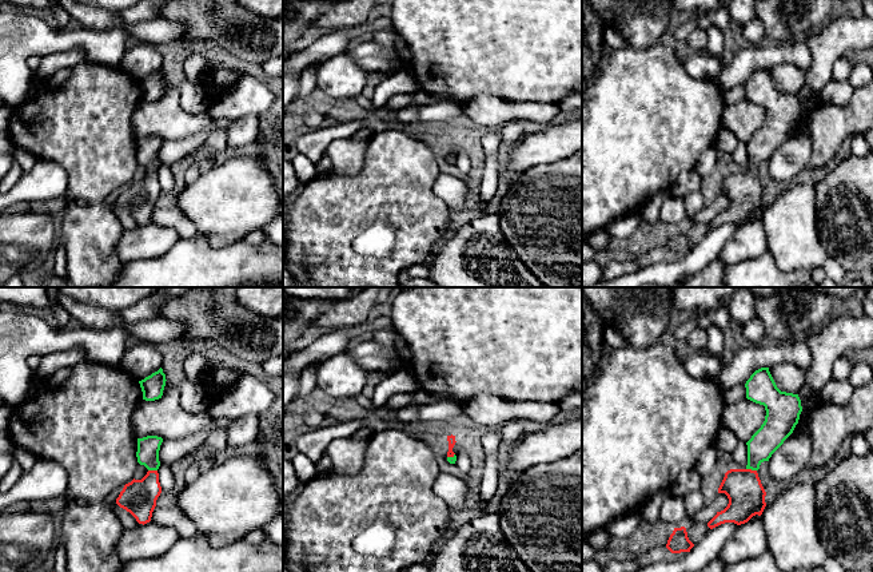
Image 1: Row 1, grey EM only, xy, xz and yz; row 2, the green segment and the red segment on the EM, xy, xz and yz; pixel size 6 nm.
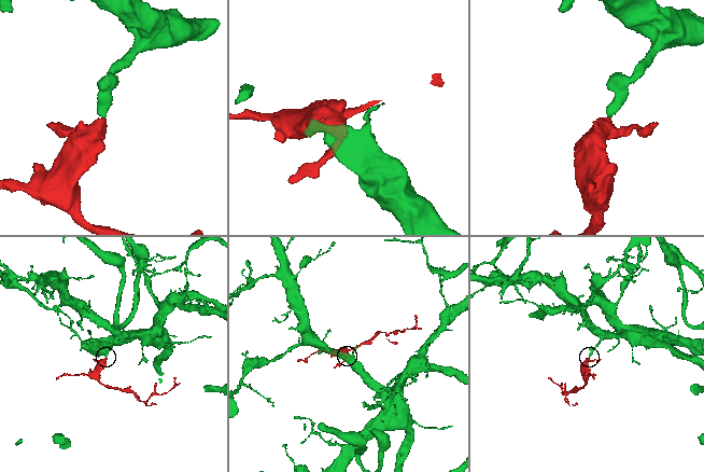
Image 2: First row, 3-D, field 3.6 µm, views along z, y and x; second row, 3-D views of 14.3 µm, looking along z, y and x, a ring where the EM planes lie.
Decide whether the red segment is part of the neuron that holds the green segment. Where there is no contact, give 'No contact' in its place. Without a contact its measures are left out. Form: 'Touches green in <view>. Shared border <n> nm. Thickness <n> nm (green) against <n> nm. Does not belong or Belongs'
Touches green in yz. Shared border 70 nm. Thickness 170 nm (green) against 220 nm. Belongs

